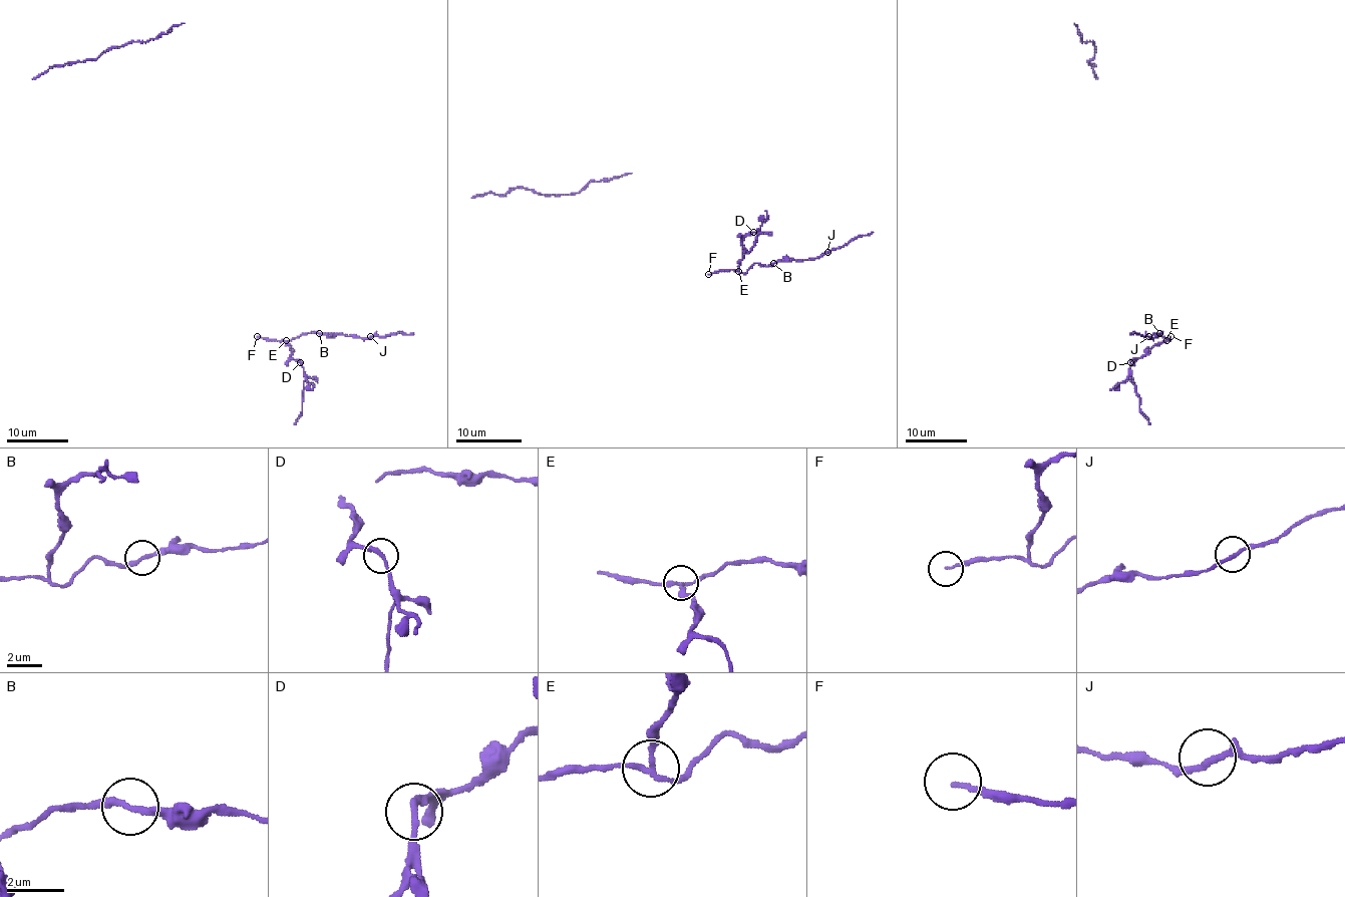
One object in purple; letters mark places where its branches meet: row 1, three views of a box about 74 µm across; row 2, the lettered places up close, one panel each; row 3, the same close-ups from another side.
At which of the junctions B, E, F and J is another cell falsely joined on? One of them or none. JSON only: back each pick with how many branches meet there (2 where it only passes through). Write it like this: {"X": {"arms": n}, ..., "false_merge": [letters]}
{"E": {"arms": 3}, "false_merge": ["E"]}

